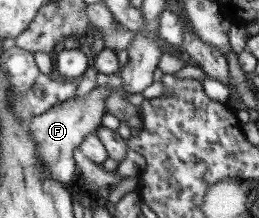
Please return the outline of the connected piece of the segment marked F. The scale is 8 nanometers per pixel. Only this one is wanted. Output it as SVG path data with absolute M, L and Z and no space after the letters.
M97 86L84 98L77 95L48 109L43 115L32 117L27 124L30 134L40 147L39 159L45 167L45 177L57 180L59 183L70 185L72 181L80 179L80 174L75 159L76 149L85 141L85 138L101 126L103 115L107 111L107 98L112 94L107 86Z

